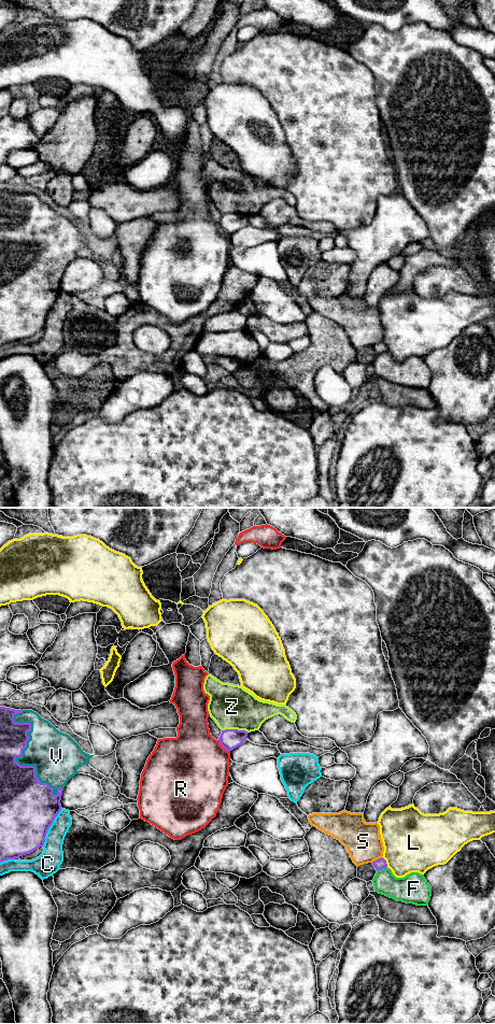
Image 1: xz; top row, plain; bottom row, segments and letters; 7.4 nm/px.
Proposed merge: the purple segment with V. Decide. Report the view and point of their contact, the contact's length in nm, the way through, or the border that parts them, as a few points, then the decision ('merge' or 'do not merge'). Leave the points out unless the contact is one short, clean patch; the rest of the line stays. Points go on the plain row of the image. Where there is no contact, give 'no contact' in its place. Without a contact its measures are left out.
xz (18, 240) | 700 nm | merge

